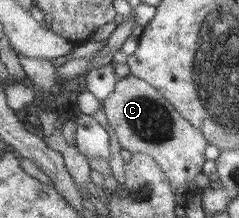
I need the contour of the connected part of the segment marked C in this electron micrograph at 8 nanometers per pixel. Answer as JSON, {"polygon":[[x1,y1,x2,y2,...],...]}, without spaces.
{"polygon":[[134,75,120,78,116,89,106,100,104,110,108,119,108,124,118,137,120,145,131,155,134,153,148,153,163,167,164,173,168,177,168,183,174,192,194,192,194,179,202,173,202,167,206,163,206,149,208,149,208,138,204,132,186,120,182,114,174,107,174,104,152,84]]}

